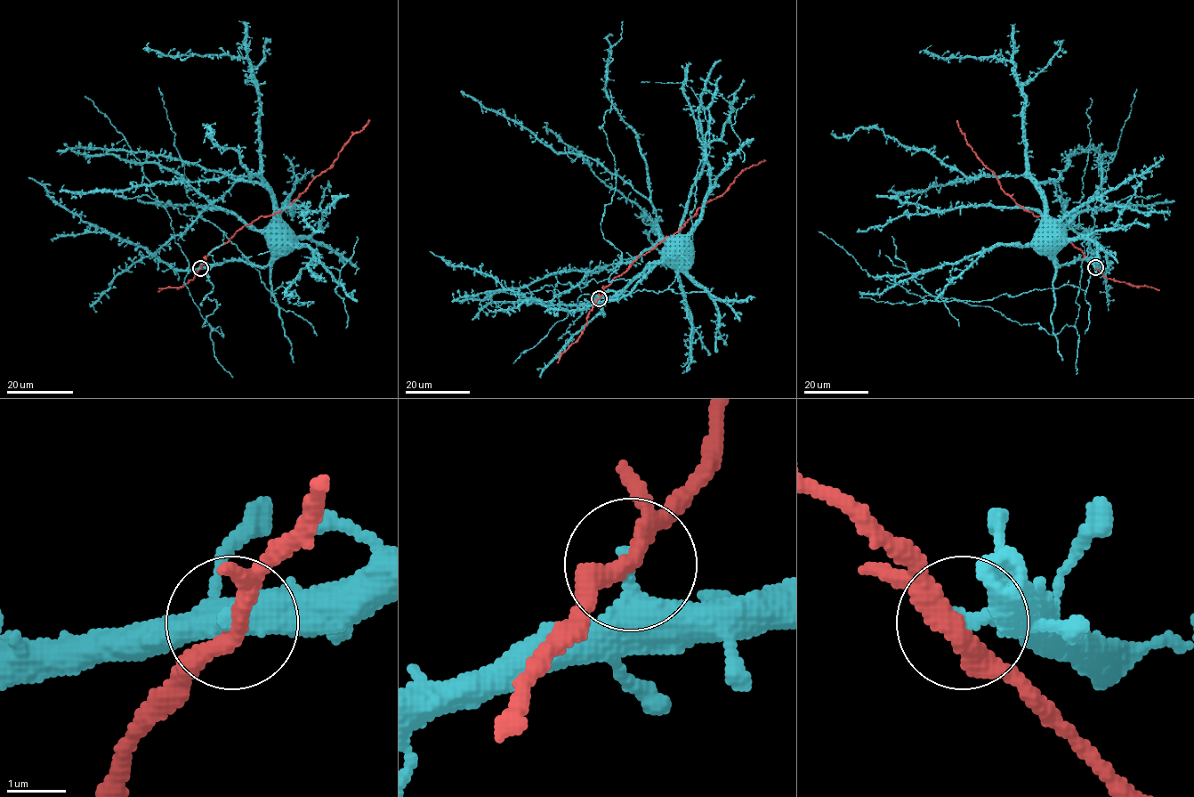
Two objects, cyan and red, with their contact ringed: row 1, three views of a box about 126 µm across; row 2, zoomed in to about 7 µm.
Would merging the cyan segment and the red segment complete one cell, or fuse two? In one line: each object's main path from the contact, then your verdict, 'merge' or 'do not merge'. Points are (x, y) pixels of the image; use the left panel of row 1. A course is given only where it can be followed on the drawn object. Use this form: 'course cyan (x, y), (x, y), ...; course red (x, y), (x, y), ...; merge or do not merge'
course cyan (200, 268), (246, 260), (265, 266), (281, 245); course red (200, 268), (205, 257), (237, 231), (261, 216), (280, 213), (337, 158), (348, 142), (369, 119); do not merge

